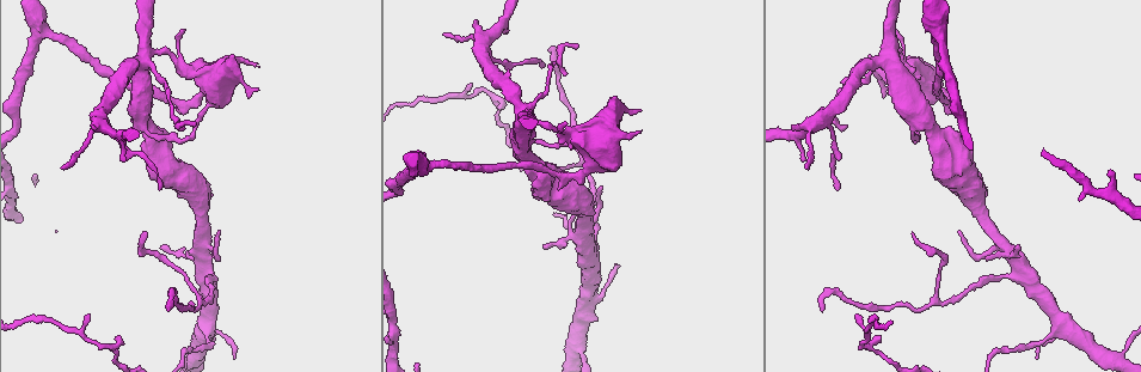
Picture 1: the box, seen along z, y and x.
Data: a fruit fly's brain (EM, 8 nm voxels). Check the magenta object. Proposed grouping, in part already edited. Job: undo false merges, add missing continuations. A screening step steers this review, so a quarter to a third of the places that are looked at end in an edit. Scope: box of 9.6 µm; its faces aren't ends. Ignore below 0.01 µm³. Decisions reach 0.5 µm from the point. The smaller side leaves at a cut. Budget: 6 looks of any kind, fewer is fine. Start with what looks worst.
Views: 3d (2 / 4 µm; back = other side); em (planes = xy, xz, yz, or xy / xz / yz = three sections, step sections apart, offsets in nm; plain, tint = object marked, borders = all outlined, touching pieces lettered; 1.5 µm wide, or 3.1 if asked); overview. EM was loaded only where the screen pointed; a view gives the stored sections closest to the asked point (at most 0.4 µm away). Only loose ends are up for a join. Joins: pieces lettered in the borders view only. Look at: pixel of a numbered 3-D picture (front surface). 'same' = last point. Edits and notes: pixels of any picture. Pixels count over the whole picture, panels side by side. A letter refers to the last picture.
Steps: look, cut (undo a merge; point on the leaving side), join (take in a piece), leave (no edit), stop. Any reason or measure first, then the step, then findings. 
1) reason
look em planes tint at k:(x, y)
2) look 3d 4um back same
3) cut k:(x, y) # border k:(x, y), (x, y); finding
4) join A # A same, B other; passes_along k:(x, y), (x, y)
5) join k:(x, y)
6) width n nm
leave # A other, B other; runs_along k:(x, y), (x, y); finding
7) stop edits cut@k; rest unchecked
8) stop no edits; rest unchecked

free end
look 3d 4um back at 1:(123, 161)

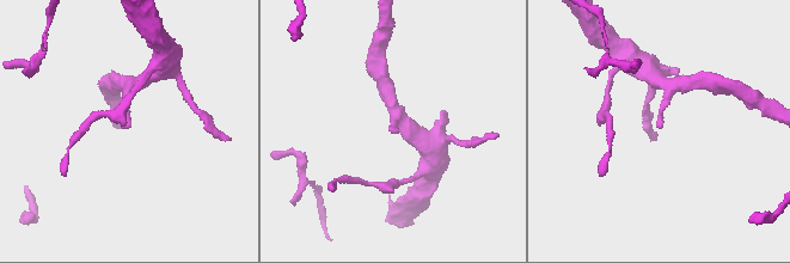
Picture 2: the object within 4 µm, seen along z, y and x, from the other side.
need the tissue
look em yz step 8 tint at 2:(661, 126)

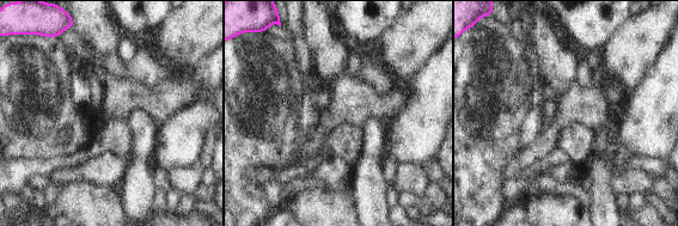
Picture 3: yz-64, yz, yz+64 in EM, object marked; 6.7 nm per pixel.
look em planes borders same

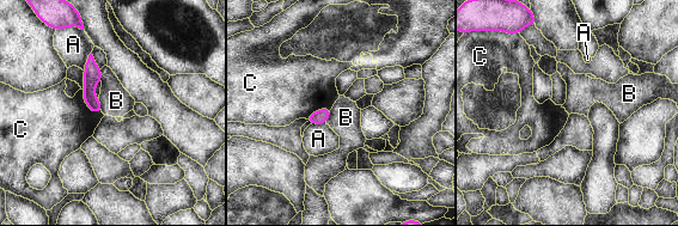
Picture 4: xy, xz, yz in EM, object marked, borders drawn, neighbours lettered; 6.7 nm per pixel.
leave # A other, B other, C other; border 4:(81, 90), (84, 103), (98, 114); no lettered piece goes on from it

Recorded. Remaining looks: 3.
tapers out
look 3d 2um at 1:(496, 107)

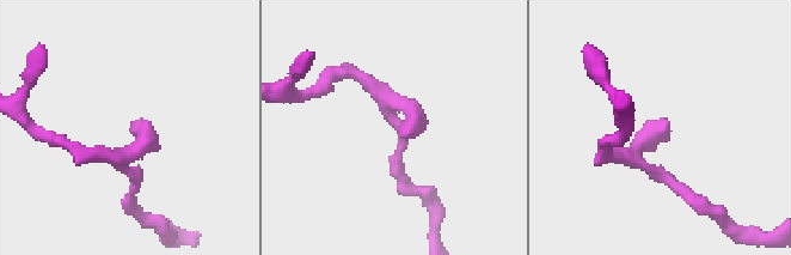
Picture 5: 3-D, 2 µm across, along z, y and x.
now the EM
look em planes borders at 5:(667, 118)

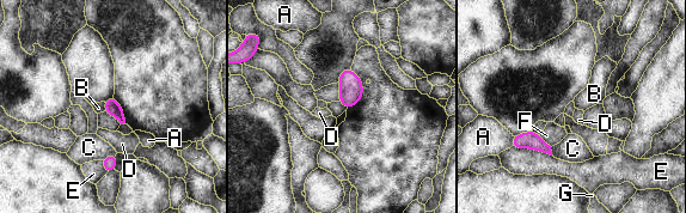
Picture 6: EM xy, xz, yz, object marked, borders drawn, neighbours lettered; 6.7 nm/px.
leave # A other, B other, C other, D other, E other, F other, G other; border 6:(103, 102), (105, 110); none of them fits

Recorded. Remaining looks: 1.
stop no edits; rest unchecked

